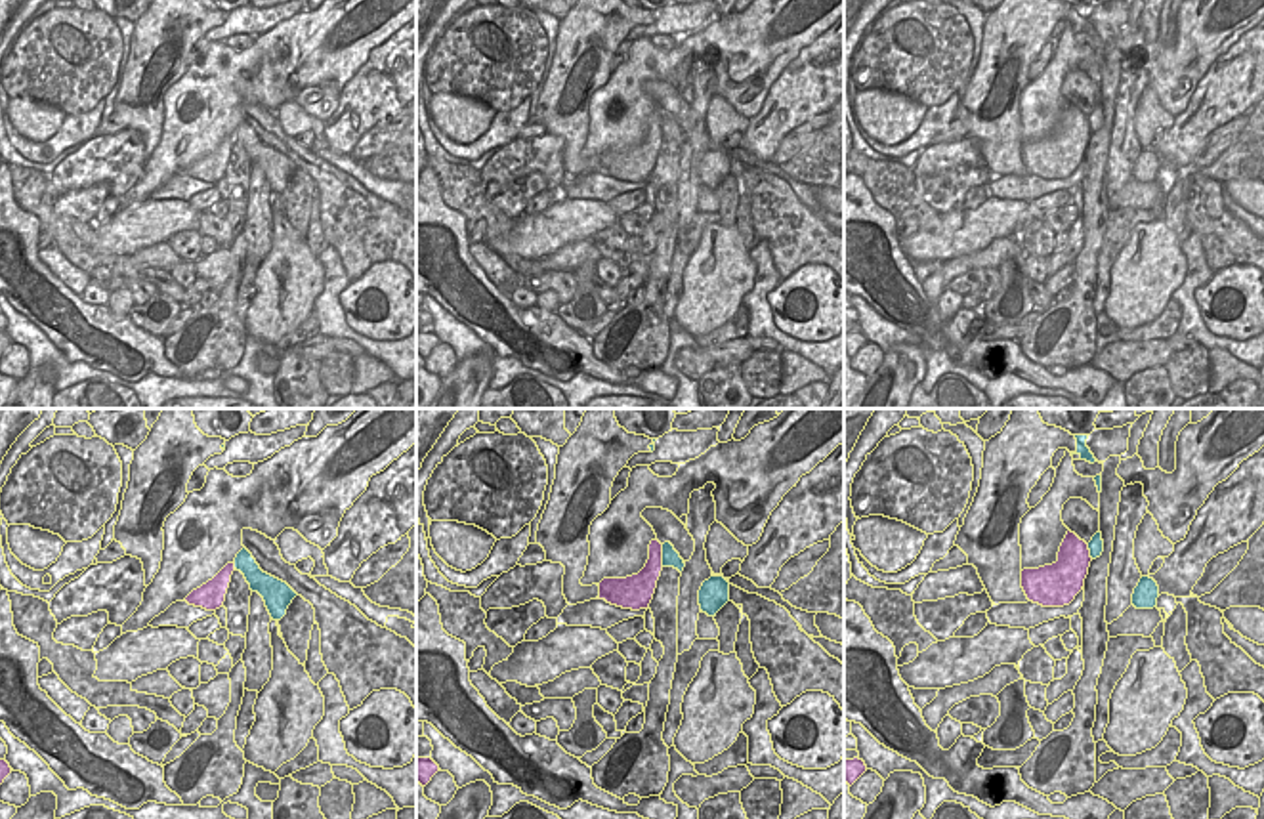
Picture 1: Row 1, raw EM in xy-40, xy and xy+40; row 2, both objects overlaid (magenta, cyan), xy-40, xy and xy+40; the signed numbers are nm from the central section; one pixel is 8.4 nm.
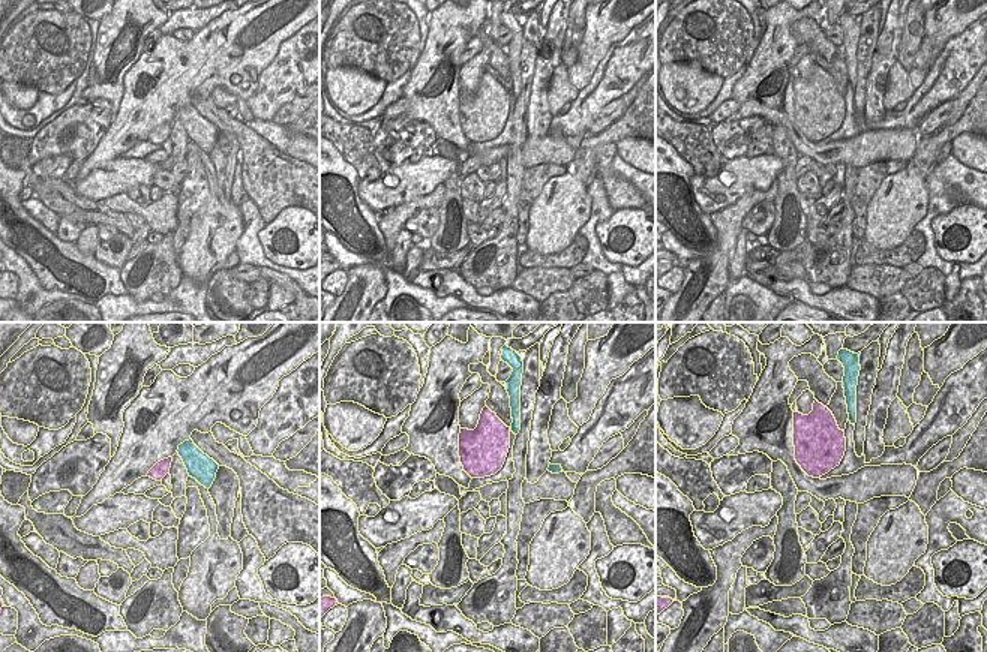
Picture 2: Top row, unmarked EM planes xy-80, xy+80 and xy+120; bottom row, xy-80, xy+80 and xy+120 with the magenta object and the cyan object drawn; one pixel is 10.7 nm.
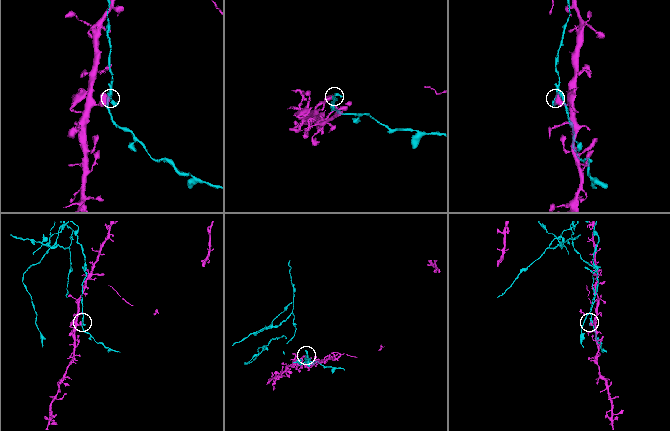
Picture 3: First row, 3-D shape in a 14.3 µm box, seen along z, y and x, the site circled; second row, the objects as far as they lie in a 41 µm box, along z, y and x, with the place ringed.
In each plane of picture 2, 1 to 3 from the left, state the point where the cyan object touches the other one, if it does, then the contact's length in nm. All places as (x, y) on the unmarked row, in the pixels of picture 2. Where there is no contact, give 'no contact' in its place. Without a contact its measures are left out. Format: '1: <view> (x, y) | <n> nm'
1: no contact
2: no contact
3: no contact

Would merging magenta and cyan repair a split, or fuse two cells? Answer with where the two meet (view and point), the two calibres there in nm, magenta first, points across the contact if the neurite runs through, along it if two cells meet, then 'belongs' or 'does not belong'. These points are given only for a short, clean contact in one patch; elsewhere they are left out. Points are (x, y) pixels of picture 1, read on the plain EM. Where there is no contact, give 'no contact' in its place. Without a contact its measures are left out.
contact xy (661, 128); calibres 190 and 160 nm; border xy (661, 117), (663, 138); does not belong

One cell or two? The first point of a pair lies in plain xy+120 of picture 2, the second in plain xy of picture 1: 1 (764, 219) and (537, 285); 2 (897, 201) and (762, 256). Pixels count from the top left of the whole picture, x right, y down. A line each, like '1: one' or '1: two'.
1: one
2: two

